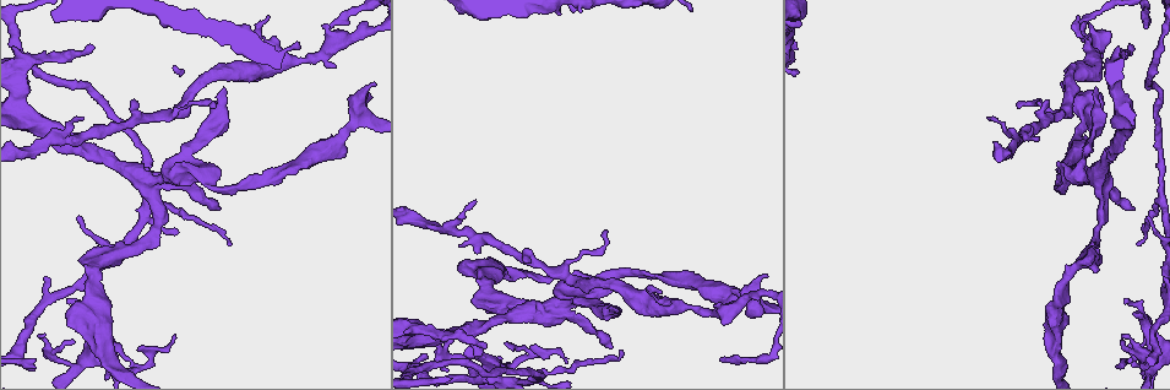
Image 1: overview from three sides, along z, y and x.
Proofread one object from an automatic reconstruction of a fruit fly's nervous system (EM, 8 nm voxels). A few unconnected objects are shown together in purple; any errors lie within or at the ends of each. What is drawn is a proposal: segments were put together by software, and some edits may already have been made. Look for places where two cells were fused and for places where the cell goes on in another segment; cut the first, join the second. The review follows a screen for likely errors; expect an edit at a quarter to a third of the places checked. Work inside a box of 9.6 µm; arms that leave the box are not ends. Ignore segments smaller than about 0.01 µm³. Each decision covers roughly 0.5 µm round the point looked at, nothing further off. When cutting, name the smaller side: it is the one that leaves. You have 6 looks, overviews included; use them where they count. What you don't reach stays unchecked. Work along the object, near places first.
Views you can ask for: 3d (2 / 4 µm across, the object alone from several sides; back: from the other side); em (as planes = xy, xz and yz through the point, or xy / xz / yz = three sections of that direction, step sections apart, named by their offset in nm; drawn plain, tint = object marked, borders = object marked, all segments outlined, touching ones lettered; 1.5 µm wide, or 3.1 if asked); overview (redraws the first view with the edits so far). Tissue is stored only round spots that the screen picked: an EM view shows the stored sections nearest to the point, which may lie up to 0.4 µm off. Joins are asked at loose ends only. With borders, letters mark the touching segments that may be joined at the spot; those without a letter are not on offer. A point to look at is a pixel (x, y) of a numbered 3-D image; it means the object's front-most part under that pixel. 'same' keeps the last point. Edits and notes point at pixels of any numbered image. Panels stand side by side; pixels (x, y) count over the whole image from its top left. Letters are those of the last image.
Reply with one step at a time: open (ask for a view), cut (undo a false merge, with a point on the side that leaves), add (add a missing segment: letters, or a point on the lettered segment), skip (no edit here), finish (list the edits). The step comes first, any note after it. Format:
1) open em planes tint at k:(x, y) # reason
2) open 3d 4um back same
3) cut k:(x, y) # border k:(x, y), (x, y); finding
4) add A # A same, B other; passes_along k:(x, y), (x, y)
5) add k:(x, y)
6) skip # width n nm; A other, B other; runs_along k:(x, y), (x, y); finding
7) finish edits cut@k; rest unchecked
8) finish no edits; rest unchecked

open 3d 4um at 1:(566, 362) # free end

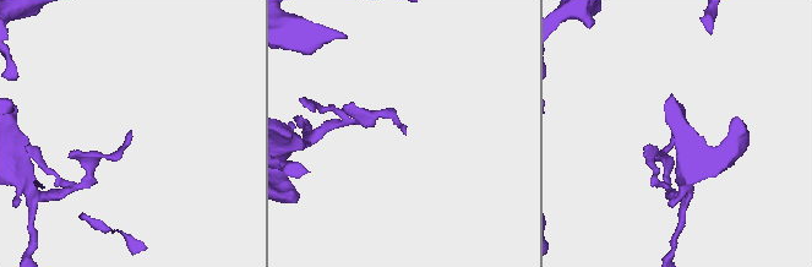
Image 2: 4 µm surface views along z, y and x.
open em planes borders at 2:(131, 130)

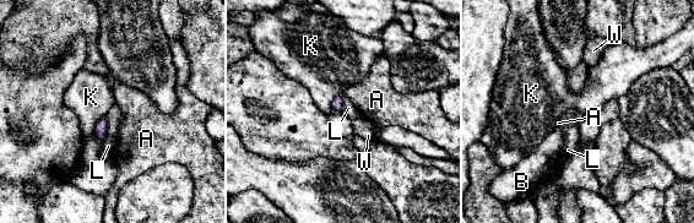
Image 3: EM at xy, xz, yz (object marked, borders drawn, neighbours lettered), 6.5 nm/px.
skip # A other, B other, K other, L other, W other; border 3:(107, 117), (107, 135), (102, 143); no lettered segment goes on from it

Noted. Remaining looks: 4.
open 3d 2um at 1:(78, 215) # free end

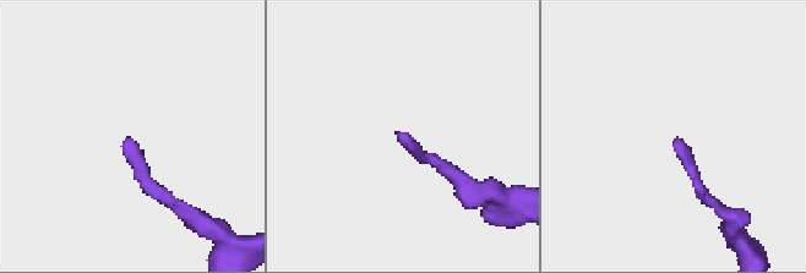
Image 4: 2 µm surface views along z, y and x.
open em yz step 4 tint at 4:(406, 142)

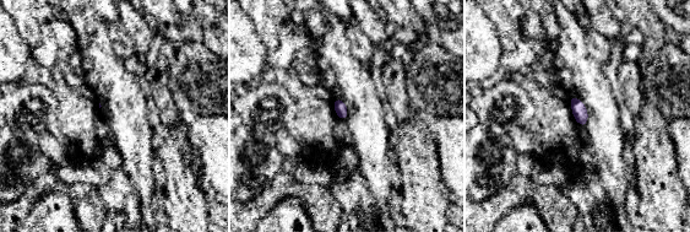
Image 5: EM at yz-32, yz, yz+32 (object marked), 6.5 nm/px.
open em planes borders same

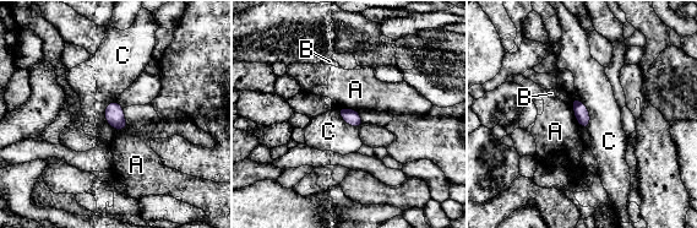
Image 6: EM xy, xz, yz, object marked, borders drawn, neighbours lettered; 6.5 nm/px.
skip # A other, B other, C other; border 6:(576, 97), (589, 114), (588, 129); none of them fits

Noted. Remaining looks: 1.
finish no edits; rest unchecked

